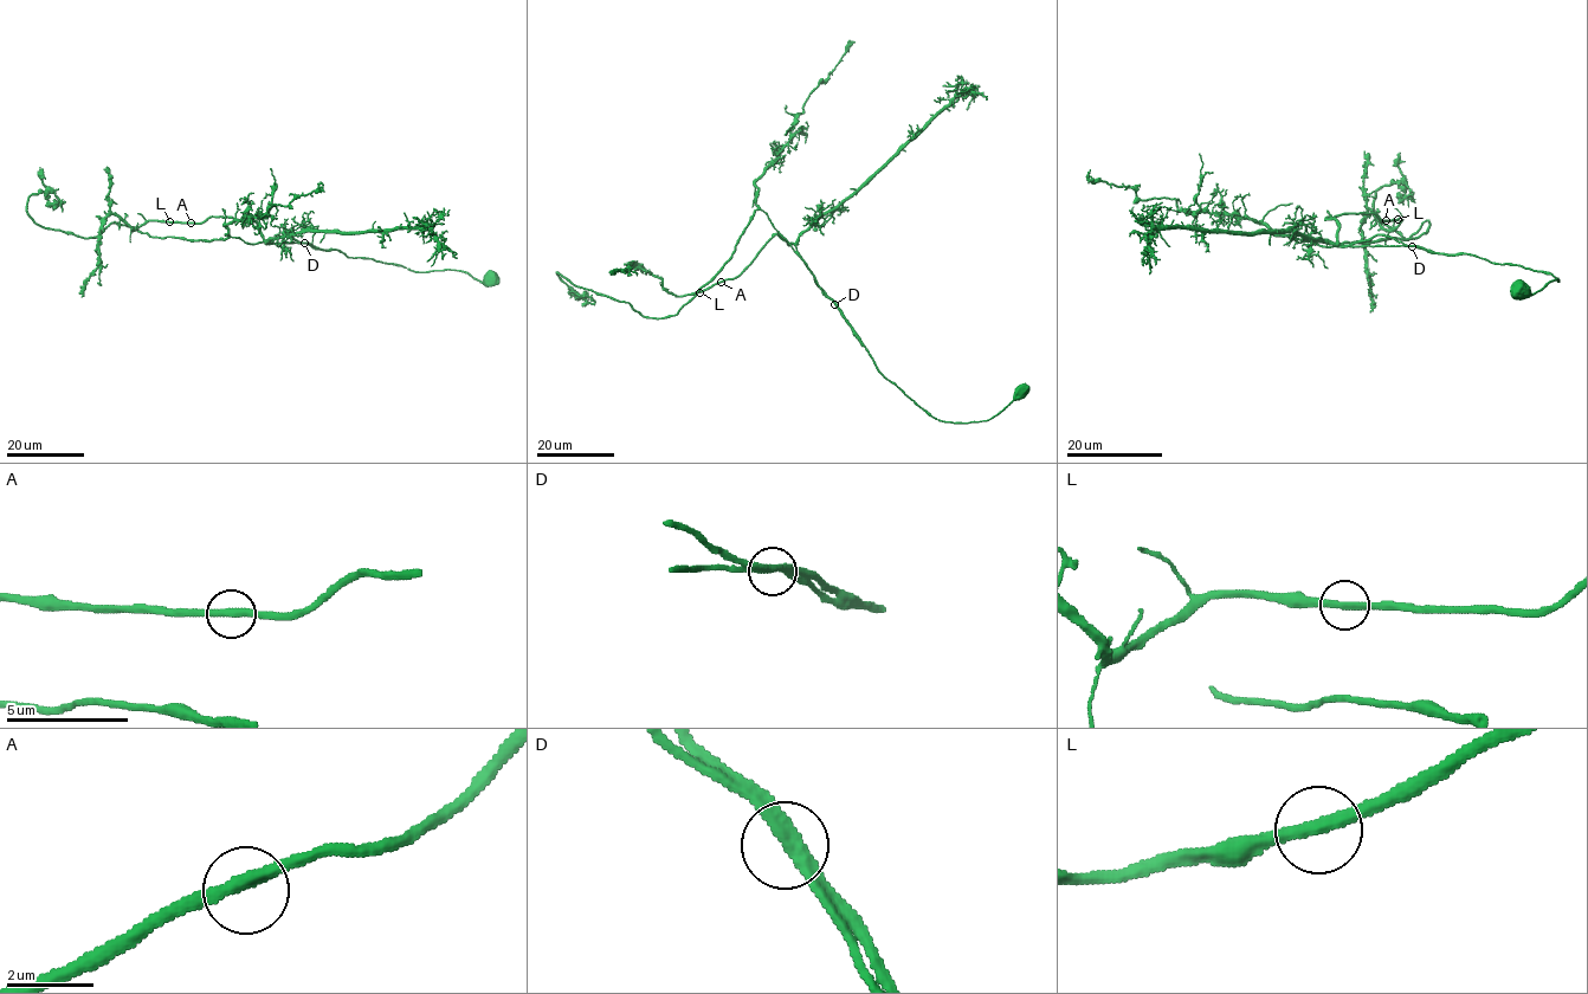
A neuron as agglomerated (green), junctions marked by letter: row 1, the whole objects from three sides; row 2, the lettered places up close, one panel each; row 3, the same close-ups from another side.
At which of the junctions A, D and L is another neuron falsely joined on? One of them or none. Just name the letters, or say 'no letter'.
D

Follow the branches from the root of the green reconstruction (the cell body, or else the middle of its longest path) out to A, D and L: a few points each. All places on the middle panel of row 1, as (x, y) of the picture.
A: (1021, 389), (987, 420), (950, 423), (931, 417), (882, 374), (796, 245), (776, 236), (740, 275), (721, 282)
D: (1021, 389), (987, 420), (940, 420), (882, 374), (834, 304)
L: (1021, 389), (987, 420), (950, 423), (931, 417), (882, 374), (796, 245), (776, 236), (740, 275), (699, 292)

